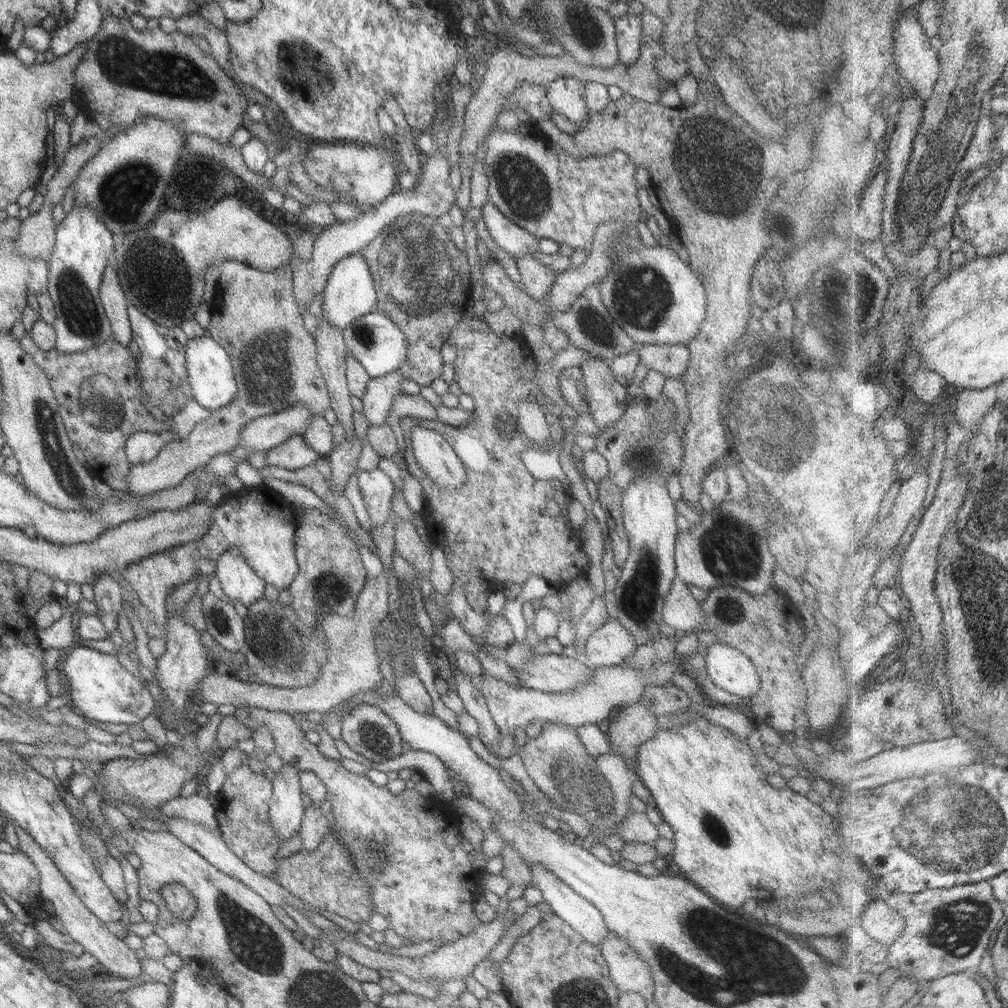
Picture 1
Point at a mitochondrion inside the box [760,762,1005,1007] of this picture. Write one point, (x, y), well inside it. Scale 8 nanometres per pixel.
(957, 926)

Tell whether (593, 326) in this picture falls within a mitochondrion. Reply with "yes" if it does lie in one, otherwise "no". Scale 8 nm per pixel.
yes

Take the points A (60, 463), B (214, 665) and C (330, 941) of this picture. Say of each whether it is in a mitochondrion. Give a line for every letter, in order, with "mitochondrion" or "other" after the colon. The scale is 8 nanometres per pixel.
A: mitochondrion
B: other
C: other

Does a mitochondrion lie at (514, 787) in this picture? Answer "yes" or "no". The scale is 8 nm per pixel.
no

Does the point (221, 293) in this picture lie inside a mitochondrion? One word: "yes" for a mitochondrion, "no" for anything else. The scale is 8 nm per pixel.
no

